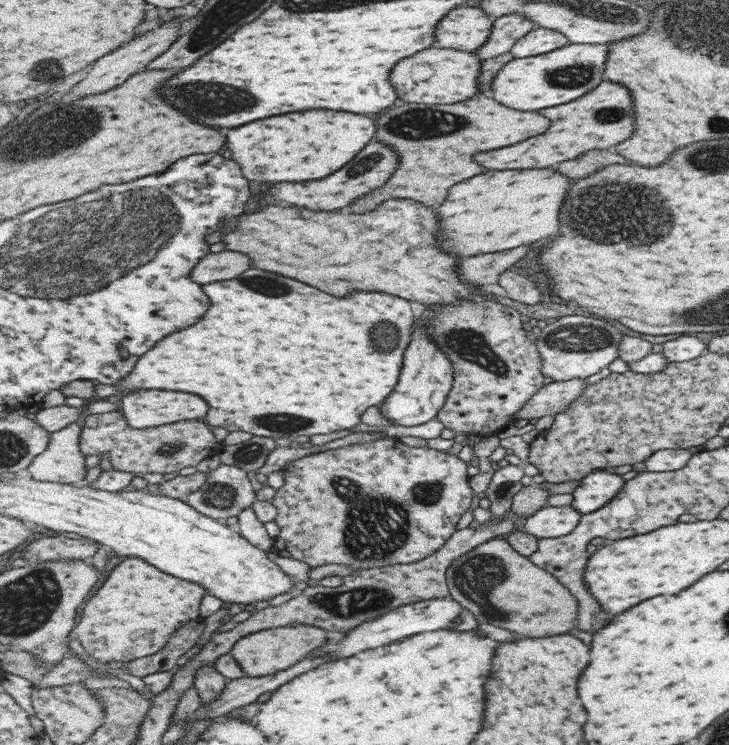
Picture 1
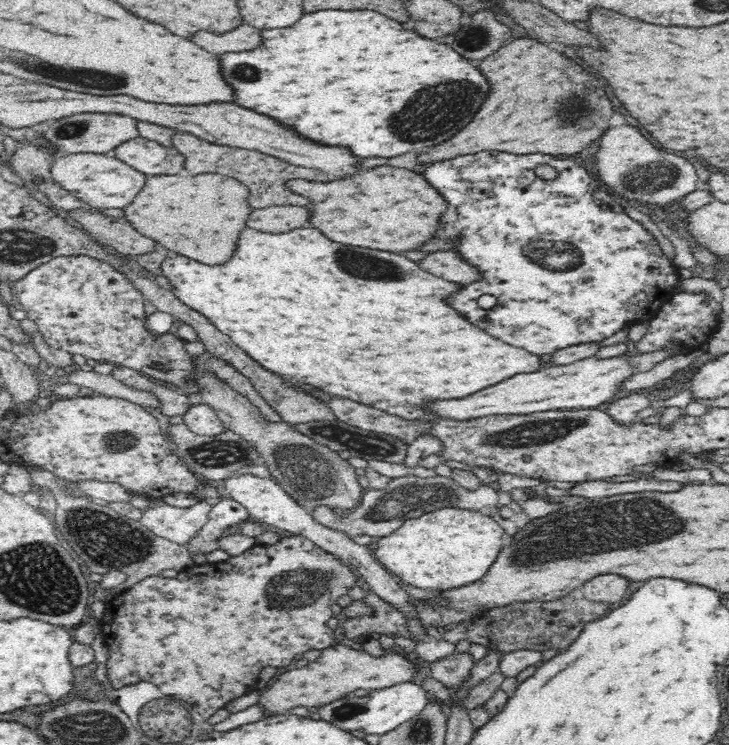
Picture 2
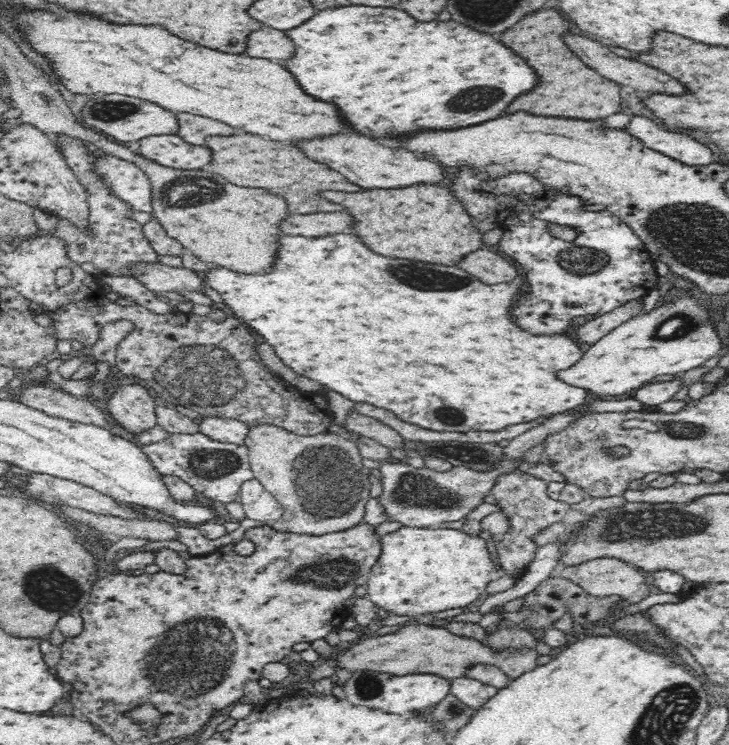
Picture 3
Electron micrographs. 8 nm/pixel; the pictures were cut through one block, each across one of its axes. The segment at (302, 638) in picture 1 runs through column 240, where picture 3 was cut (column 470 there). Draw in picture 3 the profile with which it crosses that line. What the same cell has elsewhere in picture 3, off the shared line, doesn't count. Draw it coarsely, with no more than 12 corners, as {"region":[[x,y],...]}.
{"region":[[406,625],[348,650],[309,643],[346,672],[464,676],[486,663],[510,681],[536,650],[493,652],[446,627]]}

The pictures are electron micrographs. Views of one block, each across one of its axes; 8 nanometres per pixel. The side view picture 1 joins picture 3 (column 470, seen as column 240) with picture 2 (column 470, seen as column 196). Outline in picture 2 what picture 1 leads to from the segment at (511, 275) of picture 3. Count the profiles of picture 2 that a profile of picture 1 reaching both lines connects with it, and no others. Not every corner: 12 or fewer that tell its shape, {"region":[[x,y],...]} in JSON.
{"region":[[430,252],[416,264],[456,284],[474,280],[475,268],[454,252]]}

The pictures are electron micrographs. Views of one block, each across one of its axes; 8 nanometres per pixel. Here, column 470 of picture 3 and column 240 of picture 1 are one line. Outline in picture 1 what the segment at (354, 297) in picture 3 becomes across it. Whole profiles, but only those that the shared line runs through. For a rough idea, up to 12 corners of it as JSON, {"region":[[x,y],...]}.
{"region":[[251,270],[121,386],[267,438],[361,424],[409,300]]}

